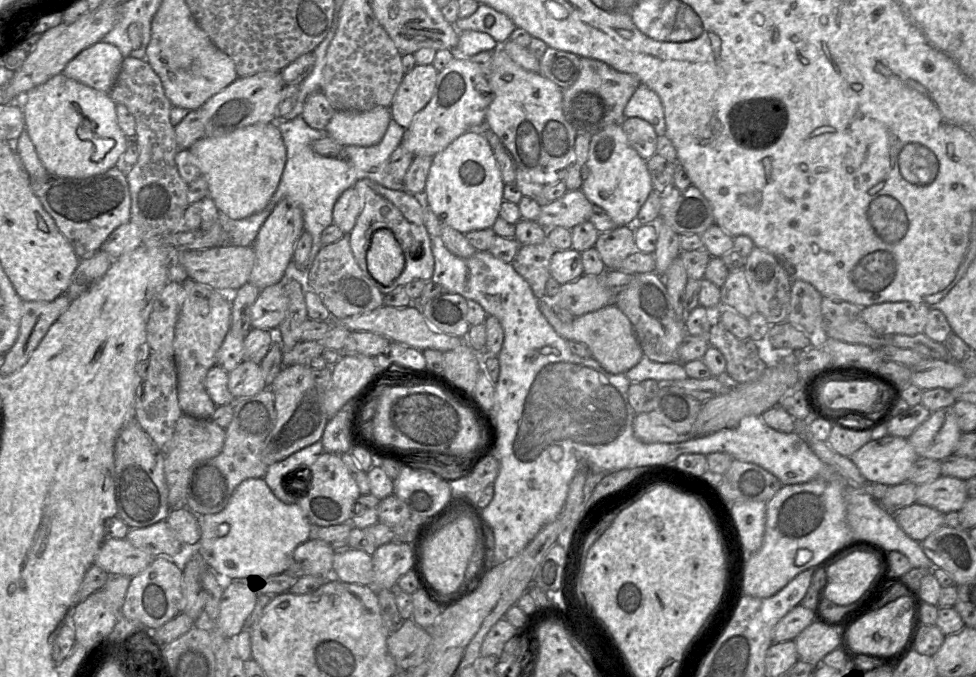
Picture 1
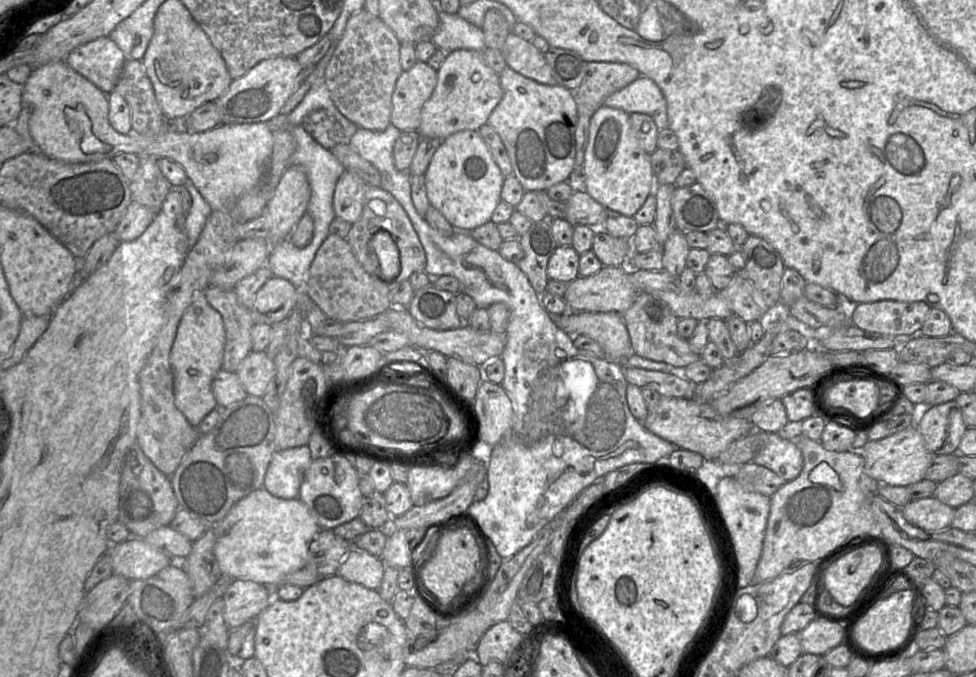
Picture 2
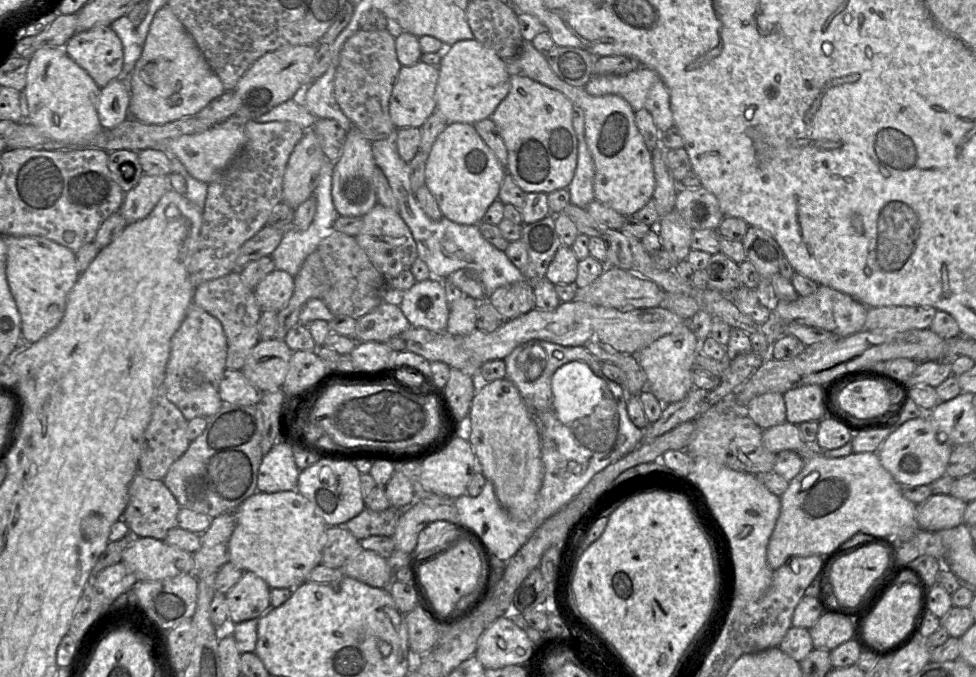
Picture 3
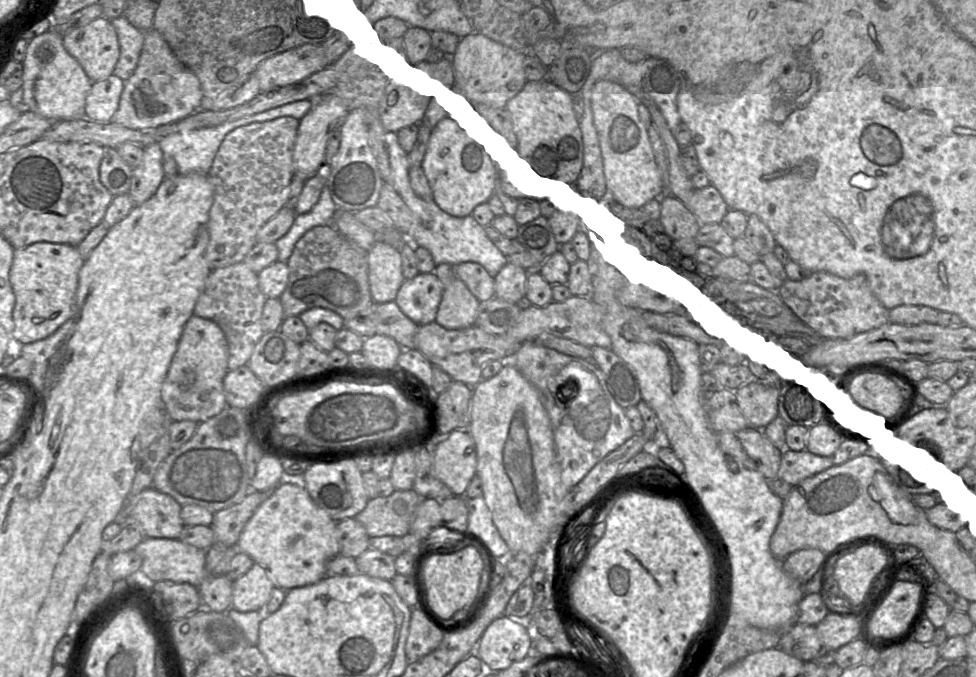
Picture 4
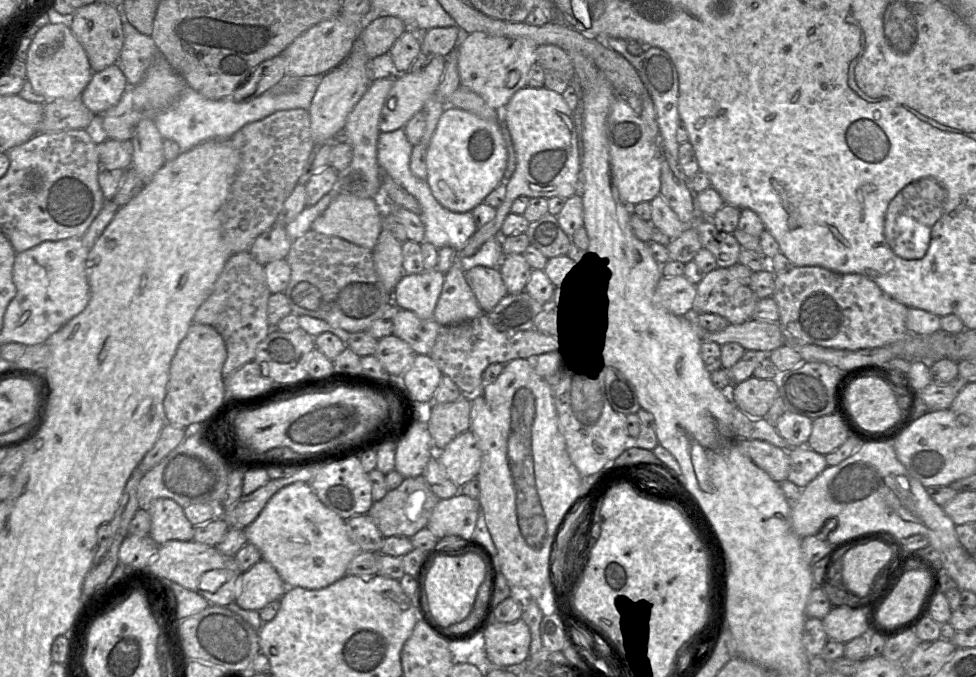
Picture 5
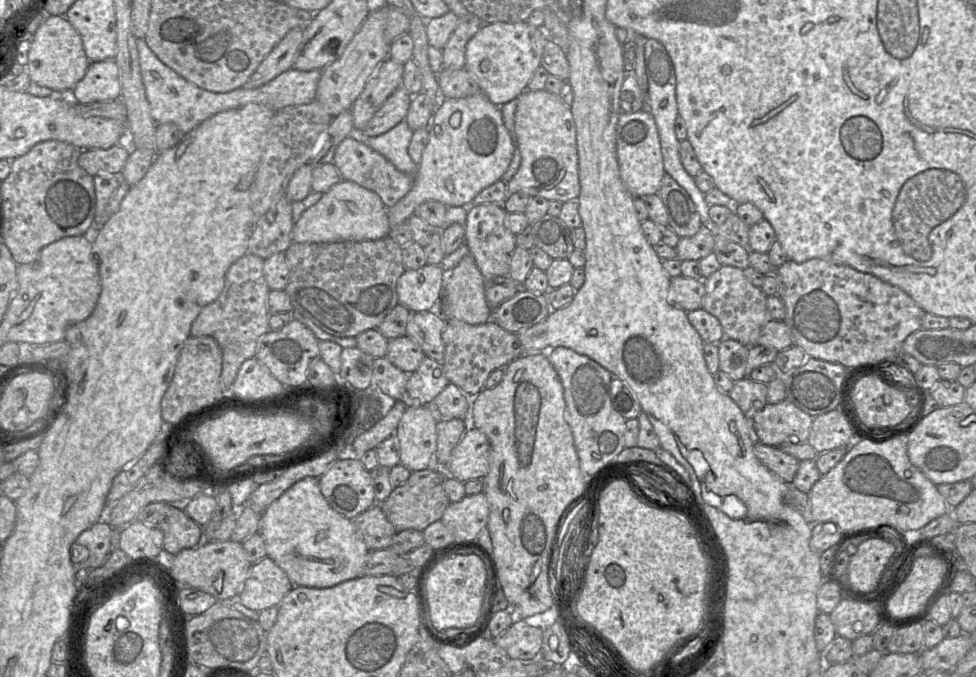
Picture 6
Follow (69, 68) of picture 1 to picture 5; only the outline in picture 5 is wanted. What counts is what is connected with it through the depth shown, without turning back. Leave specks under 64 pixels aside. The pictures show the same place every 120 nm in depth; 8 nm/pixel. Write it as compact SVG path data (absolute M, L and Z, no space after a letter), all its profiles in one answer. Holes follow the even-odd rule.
M97 1L77 9L64 21L68 21L72 33L83 46L93 72L102 71L118 62L124 42L121 8Z

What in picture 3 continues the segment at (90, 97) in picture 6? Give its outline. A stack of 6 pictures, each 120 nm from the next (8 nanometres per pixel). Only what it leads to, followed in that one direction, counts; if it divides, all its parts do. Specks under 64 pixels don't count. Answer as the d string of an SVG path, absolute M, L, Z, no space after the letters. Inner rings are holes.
M117 78L101 88L97 104L99 122L104 129L117 127L129 116L128 79Z

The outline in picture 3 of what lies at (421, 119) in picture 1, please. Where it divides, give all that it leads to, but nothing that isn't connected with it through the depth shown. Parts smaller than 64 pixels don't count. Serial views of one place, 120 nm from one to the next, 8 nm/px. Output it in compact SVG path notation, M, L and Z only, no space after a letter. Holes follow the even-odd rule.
M475 39L462 40L446 46L439 66L436 85L436 110L442 113L448 124L476 122L491 118L497 106L510 90L510 75L504 60L493 50Z

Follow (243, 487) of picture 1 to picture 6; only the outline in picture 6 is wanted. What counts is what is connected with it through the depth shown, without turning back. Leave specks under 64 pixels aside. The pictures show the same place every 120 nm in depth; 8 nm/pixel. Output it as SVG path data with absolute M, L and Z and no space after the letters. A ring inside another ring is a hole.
M307 476L294 483L261 514L258 531L264 541L267 556L287 574L294 585L313 588L335 586L364 574L369 548L352 519L335 511L321 492L319 478Z

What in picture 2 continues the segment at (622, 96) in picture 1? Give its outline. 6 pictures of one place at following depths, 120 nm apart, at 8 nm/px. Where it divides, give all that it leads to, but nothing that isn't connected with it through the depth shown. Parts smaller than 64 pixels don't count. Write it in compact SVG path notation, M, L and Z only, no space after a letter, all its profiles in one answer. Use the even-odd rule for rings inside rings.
M588 62L580 86L573 91L578 115L591 117L607 97L640 77L639 71L626 63Z

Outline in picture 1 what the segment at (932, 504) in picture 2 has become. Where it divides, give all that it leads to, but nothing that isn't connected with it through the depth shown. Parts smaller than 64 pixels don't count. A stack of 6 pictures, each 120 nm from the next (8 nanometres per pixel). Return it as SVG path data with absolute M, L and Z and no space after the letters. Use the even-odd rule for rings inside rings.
M913 503L893 514L902 530L918 542L944 525L944 513L919 503Z

